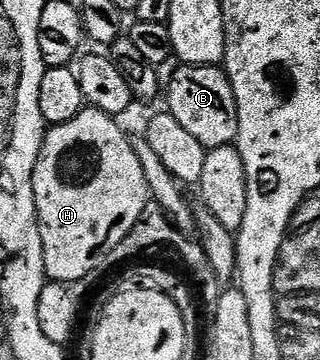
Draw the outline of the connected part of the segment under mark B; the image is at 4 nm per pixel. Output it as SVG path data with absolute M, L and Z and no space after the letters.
M187 66L177 67L179 70L170 78L170 91L166 94L168 113L176 116L176 121L185 128L207 150L215 150L221 146L229 146L238 140L238 109L236 96L232 92L232 84L222 66Z

